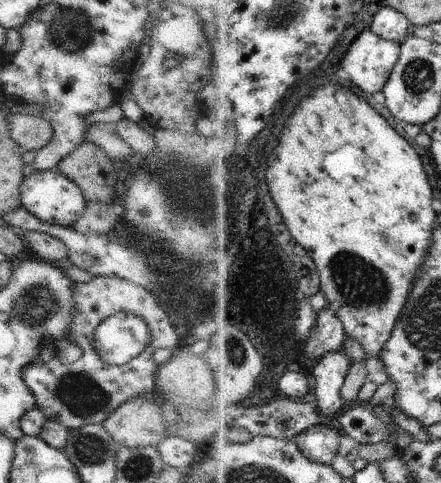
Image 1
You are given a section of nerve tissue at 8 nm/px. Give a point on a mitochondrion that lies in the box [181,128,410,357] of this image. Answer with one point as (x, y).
(362, 287)

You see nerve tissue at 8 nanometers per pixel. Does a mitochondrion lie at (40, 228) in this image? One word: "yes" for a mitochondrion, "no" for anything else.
no

